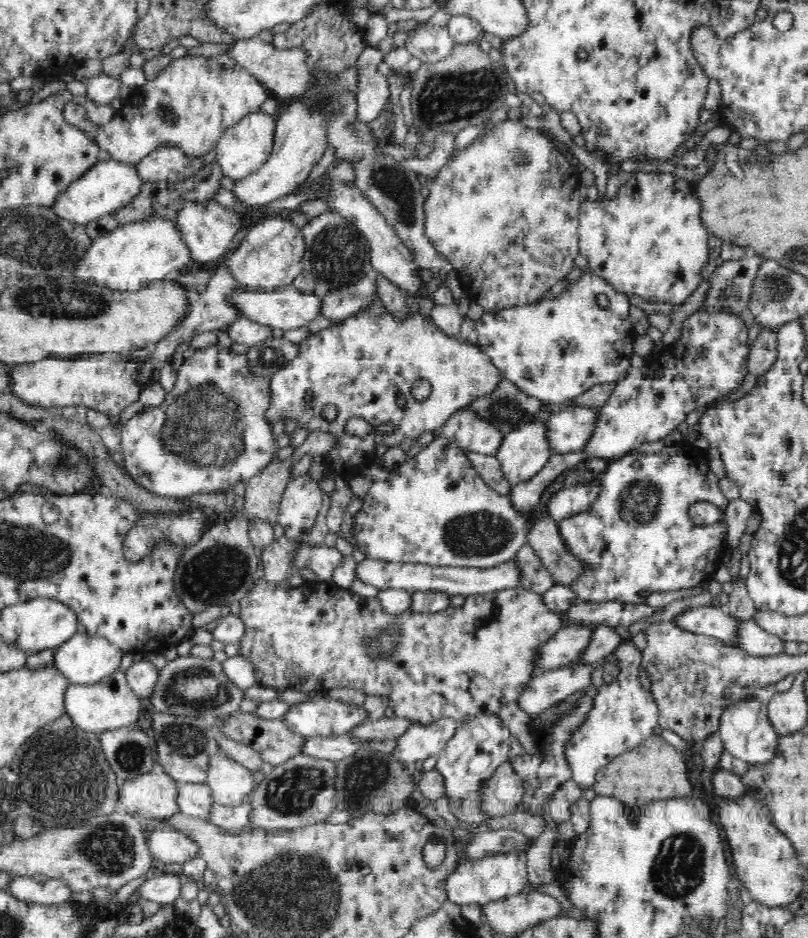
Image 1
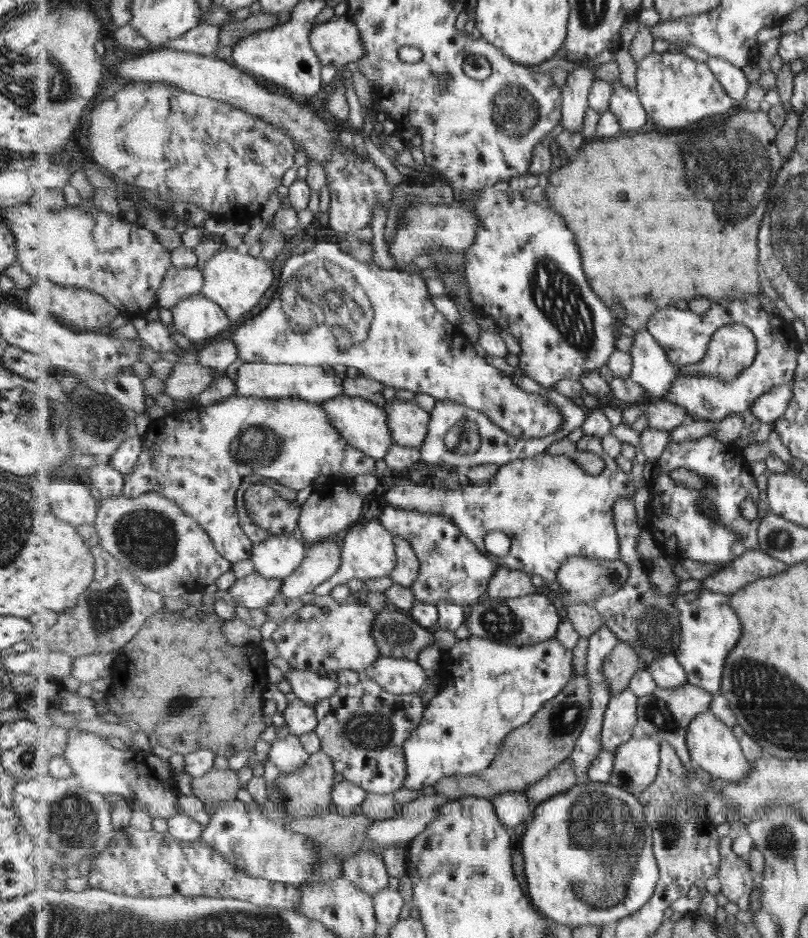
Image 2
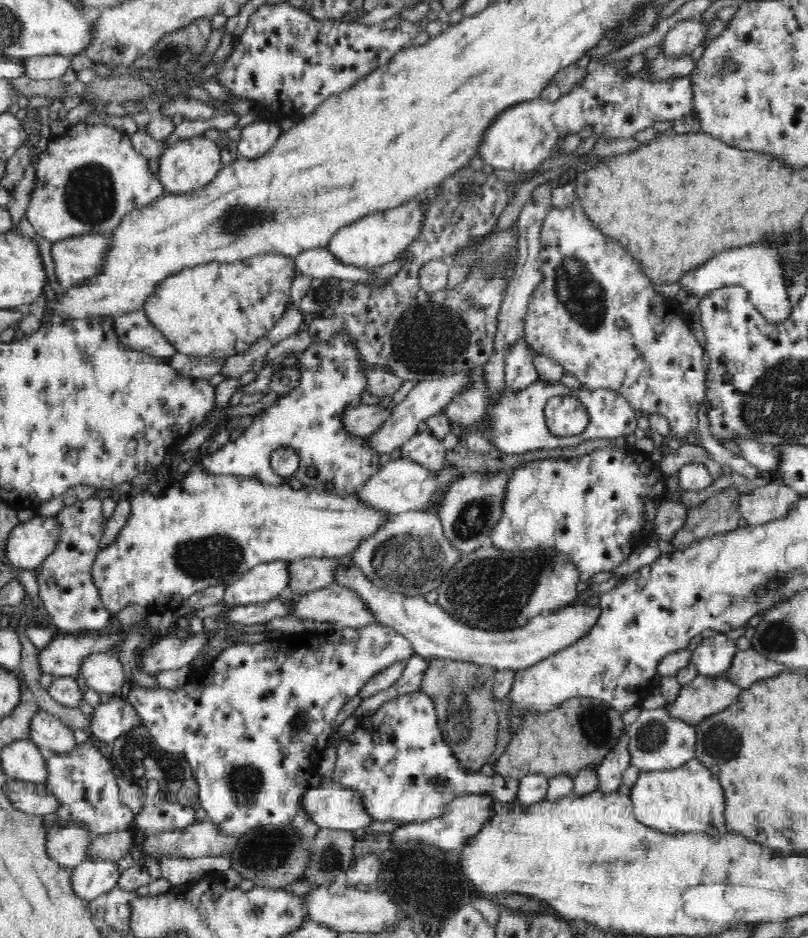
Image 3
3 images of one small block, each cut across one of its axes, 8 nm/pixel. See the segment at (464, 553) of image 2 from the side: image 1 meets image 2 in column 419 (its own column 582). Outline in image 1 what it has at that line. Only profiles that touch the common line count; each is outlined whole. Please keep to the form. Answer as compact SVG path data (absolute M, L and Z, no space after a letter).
M677 440L652 454L637 451L613 458L599 474L601 488L594 504L588 510L564 517L559 522L561 535L570 544L571 551L591 565L591 570L576 579L572 586L582 602L619 600L636 604L644 601L638 594L642 590L670 592L693 588L711 580L725 554L727 525L696 524L688 512L692 505L699 502L711 502L725 509L729 500L724 497L718 476L714 475L706 461L706 453L688 440Z

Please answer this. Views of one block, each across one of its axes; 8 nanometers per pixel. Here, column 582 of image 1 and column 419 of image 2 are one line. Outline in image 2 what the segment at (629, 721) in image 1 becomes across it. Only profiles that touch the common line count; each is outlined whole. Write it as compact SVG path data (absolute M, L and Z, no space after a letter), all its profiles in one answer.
M470 635L459 639L443 657L447 662L447 684L428 702L421 726L405 744L408 778L403 788L421 790L451 775L470 775L489 769L501 754L504 740L524 727L549 700L555 699L575 678L573 652L555 636L544 643L518 647Z

